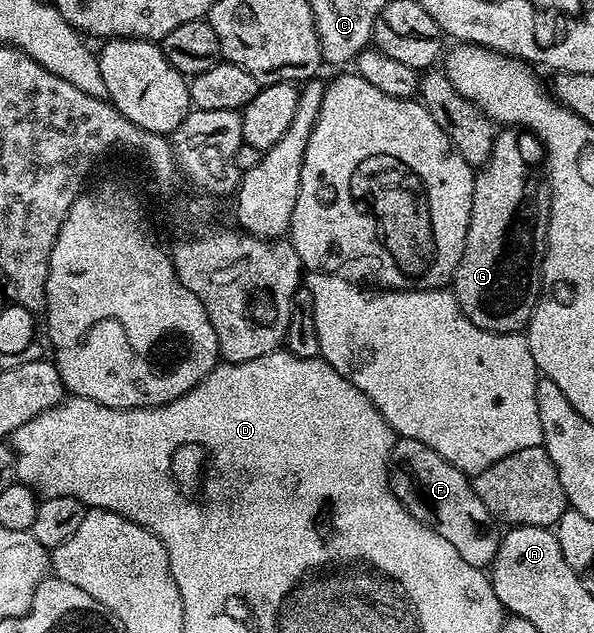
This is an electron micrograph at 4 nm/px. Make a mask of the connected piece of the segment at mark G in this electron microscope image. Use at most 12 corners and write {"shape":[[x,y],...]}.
{"shape":[[506,126],[477,169],[452,291],[521,333],[542,291],[552,189]]}

